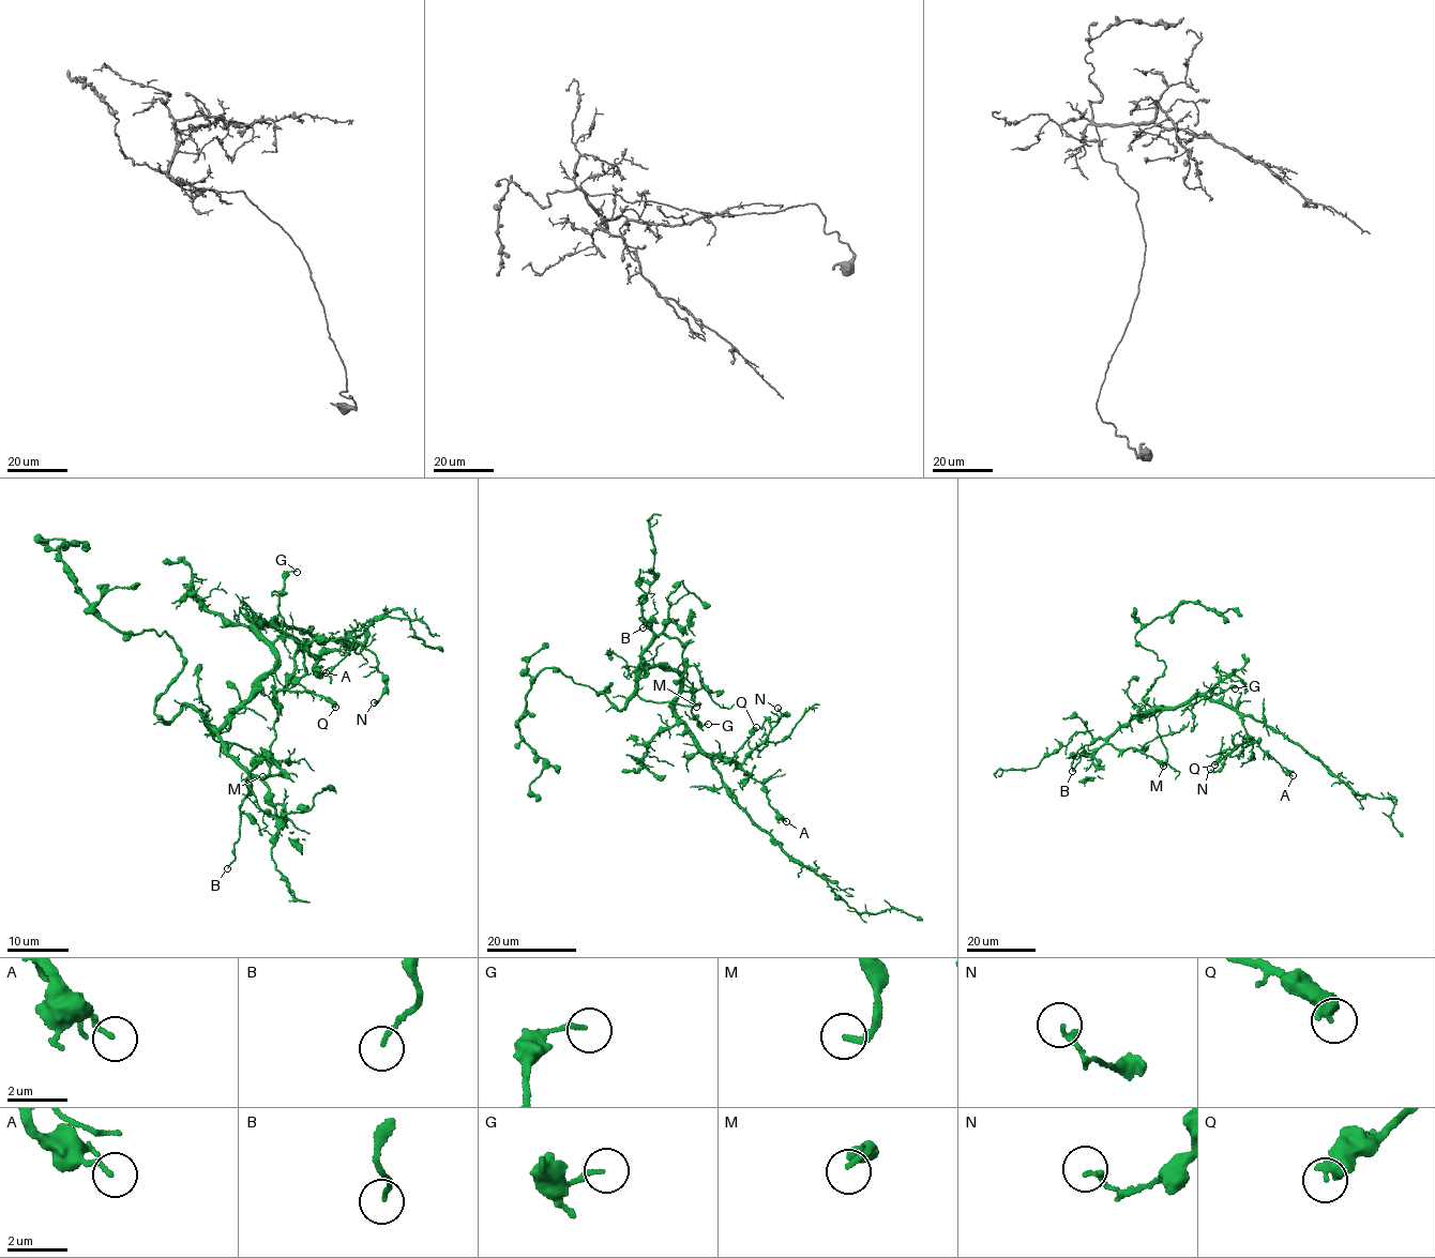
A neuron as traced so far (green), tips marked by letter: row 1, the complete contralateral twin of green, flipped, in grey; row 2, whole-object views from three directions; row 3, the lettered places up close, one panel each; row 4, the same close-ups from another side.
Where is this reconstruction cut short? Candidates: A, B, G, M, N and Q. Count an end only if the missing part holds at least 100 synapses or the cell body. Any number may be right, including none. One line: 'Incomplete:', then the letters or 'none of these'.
Incomplete: M

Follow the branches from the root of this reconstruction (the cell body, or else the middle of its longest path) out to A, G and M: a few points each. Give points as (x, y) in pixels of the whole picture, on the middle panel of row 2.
A: (662, 668), (680, 678), (675, 709), (692, 740), (707, 753), (734, 760), (759, 782), (769, 804), (786, 821)
G: (662, 668), (677, 672), (681, 690), (692, 694), (693, 717), (703, 725), (708, 724)
M: (662, 668), (651, 666), (642, 671), (637, 694), (648, 701), (693, 706), (698, 702), (696, 707)

